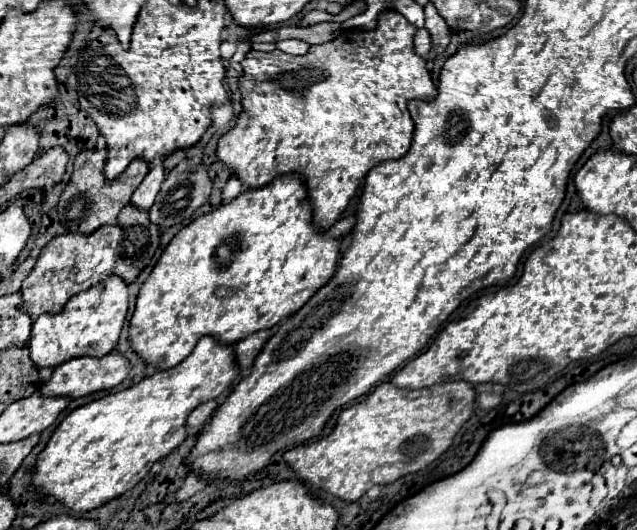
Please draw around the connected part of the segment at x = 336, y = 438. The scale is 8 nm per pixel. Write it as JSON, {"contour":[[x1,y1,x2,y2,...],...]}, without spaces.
{"contour":[[383,381,365,401,339,413,331,435,299,445,283,457,303,481,345,501,357,501,373,485,393,483,441,457,471,417,475,399,475,387,467,381,447,381,427,389,399,389]]}

